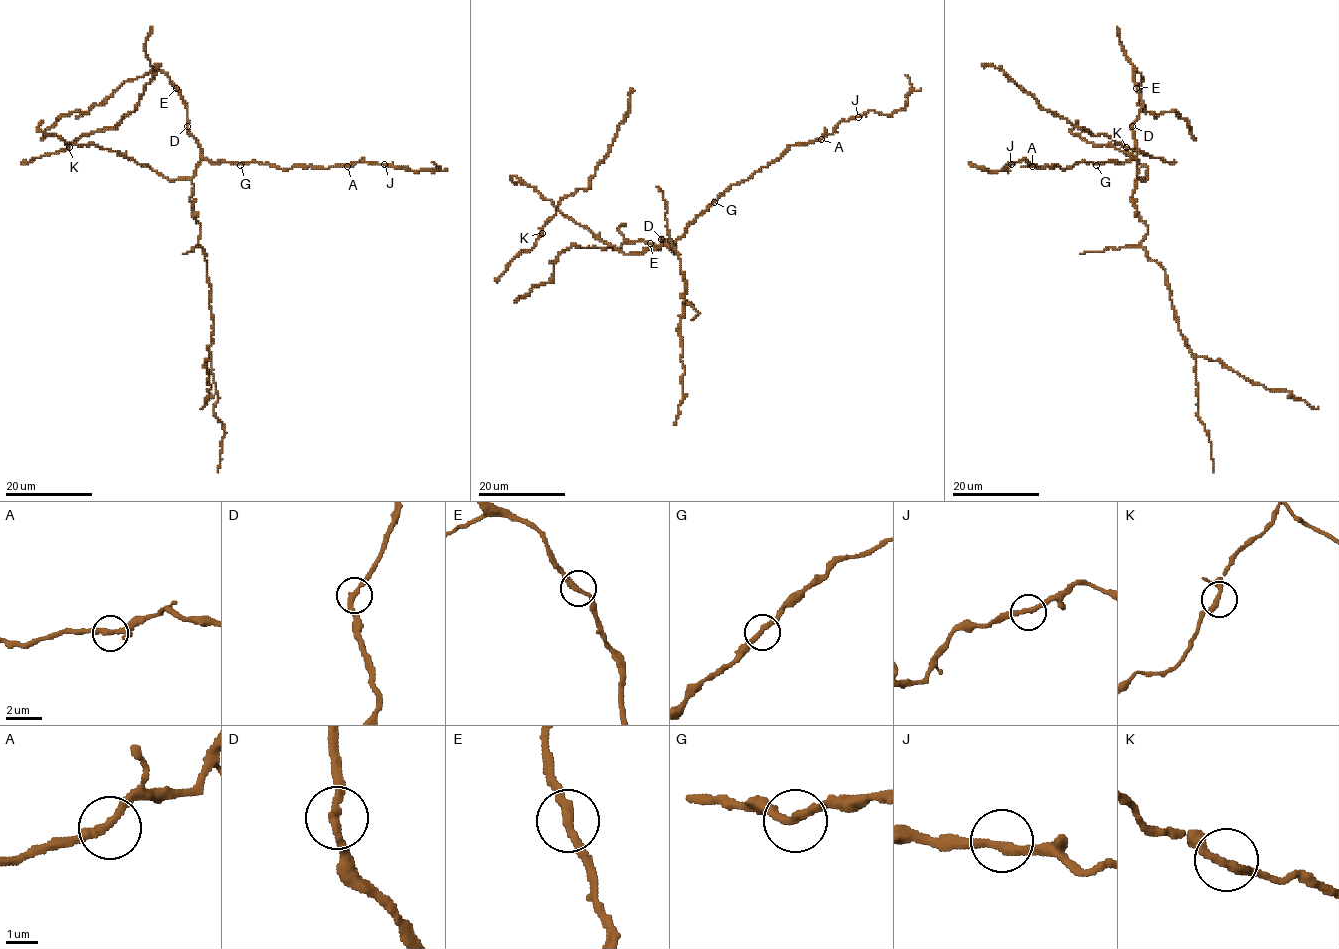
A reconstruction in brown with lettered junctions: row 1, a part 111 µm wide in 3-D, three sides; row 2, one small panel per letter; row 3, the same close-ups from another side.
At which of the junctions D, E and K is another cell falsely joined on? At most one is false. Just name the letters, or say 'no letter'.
no letter

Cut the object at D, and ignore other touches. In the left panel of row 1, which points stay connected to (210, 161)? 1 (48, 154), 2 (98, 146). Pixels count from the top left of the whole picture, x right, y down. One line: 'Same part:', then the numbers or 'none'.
Same part: 2

